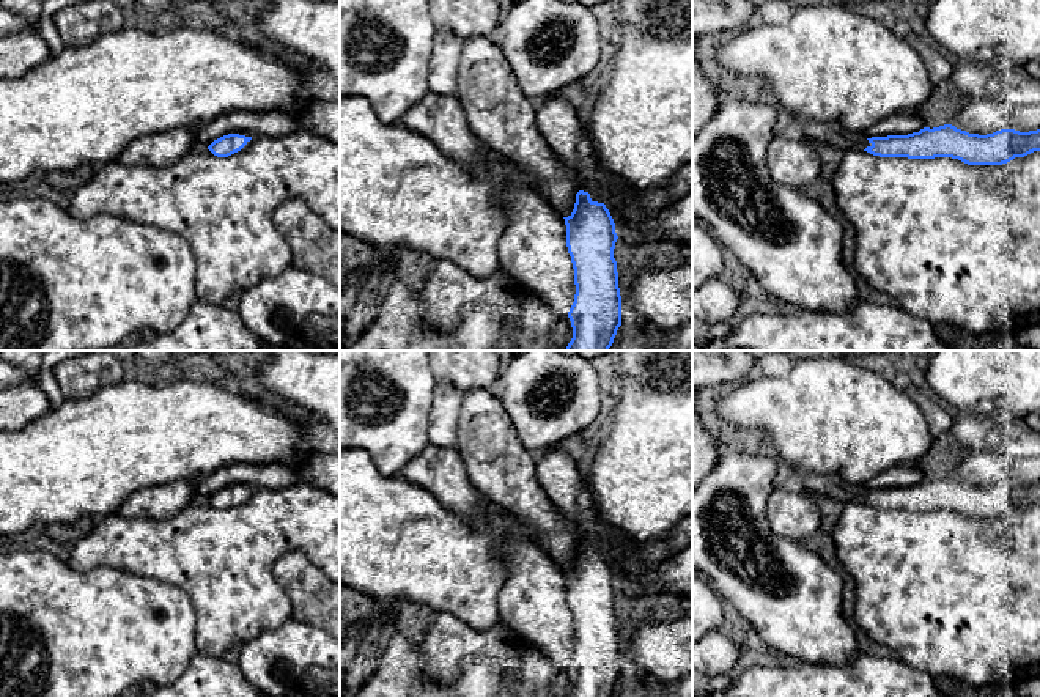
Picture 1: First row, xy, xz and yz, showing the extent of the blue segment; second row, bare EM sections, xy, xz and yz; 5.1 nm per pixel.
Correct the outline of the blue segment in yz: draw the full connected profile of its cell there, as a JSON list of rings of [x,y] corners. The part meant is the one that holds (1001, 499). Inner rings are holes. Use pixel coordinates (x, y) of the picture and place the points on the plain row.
[[[796,474],[793,483],[799,491],[820,492],[843,503],[862,502],[880,510],[935,511],[952,510],[968,518],[1002,518],[1015,510],[1040,503],[1040,481],[1020,485],[1001,481],[979,488],[952,477],[924,480],[908,488],[867,491],[845,483],[834,474]]]

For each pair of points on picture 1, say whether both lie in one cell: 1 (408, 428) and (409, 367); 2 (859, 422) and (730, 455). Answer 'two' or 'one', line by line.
1: one
2: two

